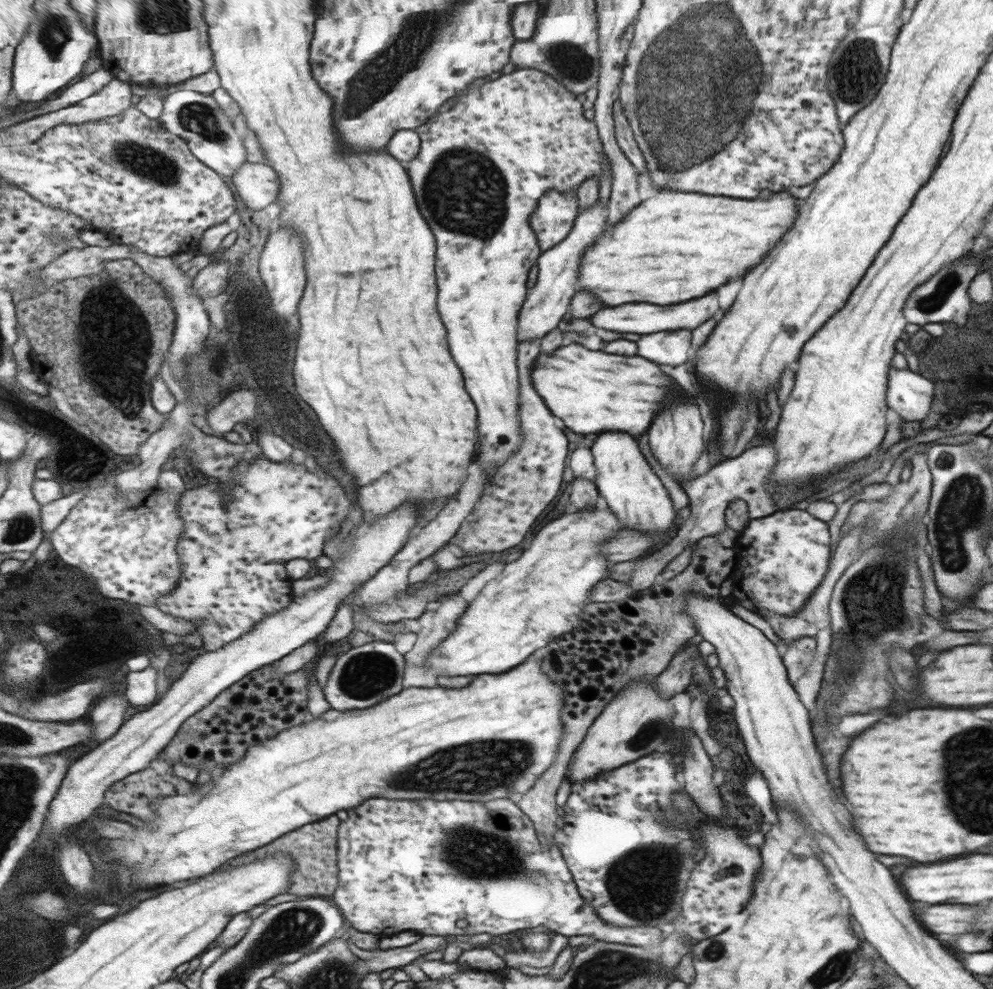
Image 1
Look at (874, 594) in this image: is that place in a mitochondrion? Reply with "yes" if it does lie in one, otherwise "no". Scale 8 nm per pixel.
yes

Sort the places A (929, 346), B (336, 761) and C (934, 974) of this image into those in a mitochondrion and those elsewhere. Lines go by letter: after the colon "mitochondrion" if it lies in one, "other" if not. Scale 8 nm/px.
A: other
B: other
C: other

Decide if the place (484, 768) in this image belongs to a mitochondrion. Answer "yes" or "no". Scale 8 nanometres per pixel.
yes

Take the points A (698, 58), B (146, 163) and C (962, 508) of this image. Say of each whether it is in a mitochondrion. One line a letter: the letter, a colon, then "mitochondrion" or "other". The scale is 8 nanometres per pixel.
A: mitochondrion
B: mitochondrion
C: mitochondrion

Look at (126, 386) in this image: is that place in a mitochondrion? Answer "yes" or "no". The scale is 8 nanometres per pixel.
yes

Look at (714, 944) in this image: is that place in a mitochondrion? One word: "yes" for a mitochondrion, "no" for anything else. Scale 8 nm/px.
yes

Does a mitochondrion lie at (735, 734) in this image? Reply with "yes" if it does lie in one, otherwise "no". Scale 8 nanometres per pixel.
no

